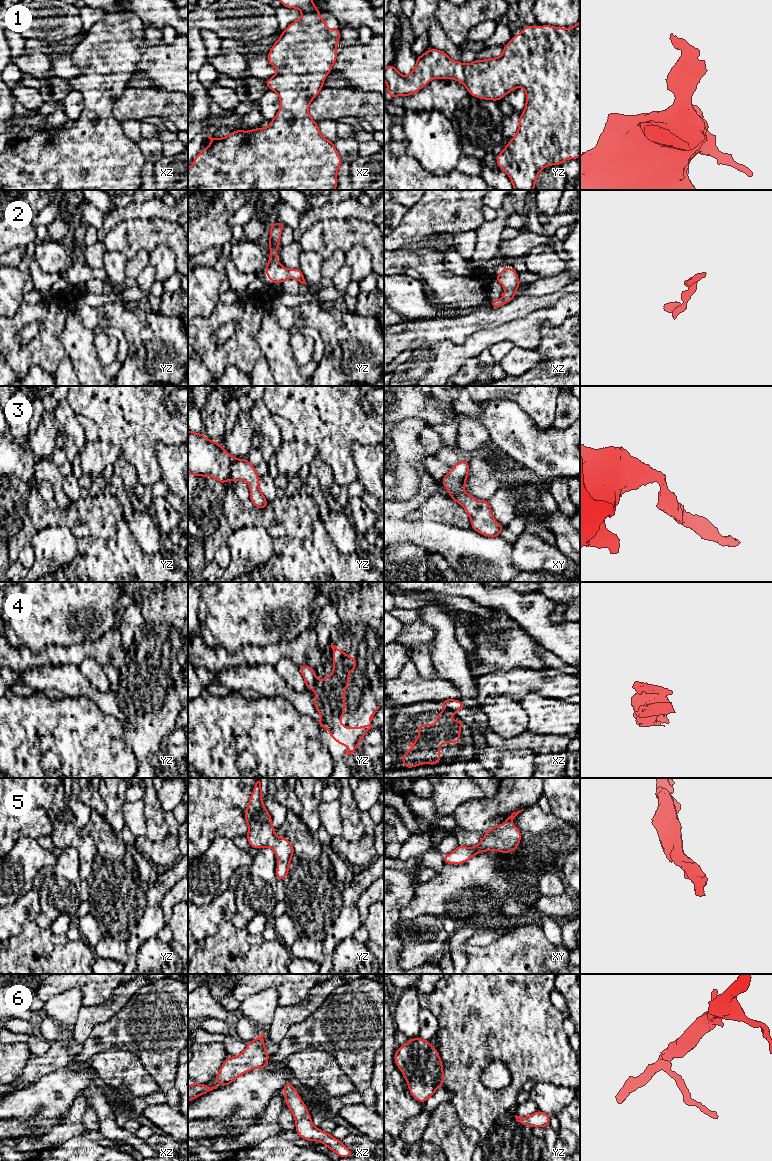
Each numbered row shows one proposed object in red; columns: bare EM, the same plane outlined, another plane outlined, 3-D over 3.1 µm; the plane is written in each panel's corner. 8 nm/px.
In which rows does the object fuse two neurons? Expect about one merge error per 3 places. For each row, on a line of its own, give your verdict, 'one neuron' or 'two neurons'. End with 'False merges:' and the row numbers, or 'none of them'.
1: one neuron
2: one neuron
3: one neuron
4: two neurons
5: one neuron
6: one neuron
False merges: 4

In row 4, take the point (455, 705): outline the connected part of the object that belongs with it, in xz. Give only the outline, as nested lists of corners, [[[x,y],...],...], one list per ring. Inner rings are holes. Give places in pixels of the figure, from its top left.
[[[446,699],[446,700],[440,701],[440,703],[446,709],[450,709],[454,712],[460,711],[465,708],[465,706],[462,704],[461,700]]]

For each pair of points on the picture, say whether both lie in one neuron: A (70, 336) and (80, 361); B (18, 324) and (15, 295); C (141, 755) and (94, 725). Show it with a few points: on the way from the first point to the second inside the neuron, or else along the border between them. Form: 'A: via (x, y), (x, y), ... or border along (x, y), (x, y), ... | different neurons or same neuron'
A: via (76, 342), (80, 349), (80, 355) | same neuron
B: border along (24, 301), (19, 309), (10, 317) | different neurons
C: border along (123, 727), (125, 739), (134, 753), (138, 767) | different neurons

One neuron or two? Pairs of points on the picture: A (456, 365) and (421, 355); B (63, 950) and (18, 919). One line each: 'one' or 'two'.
A: one
B: two

